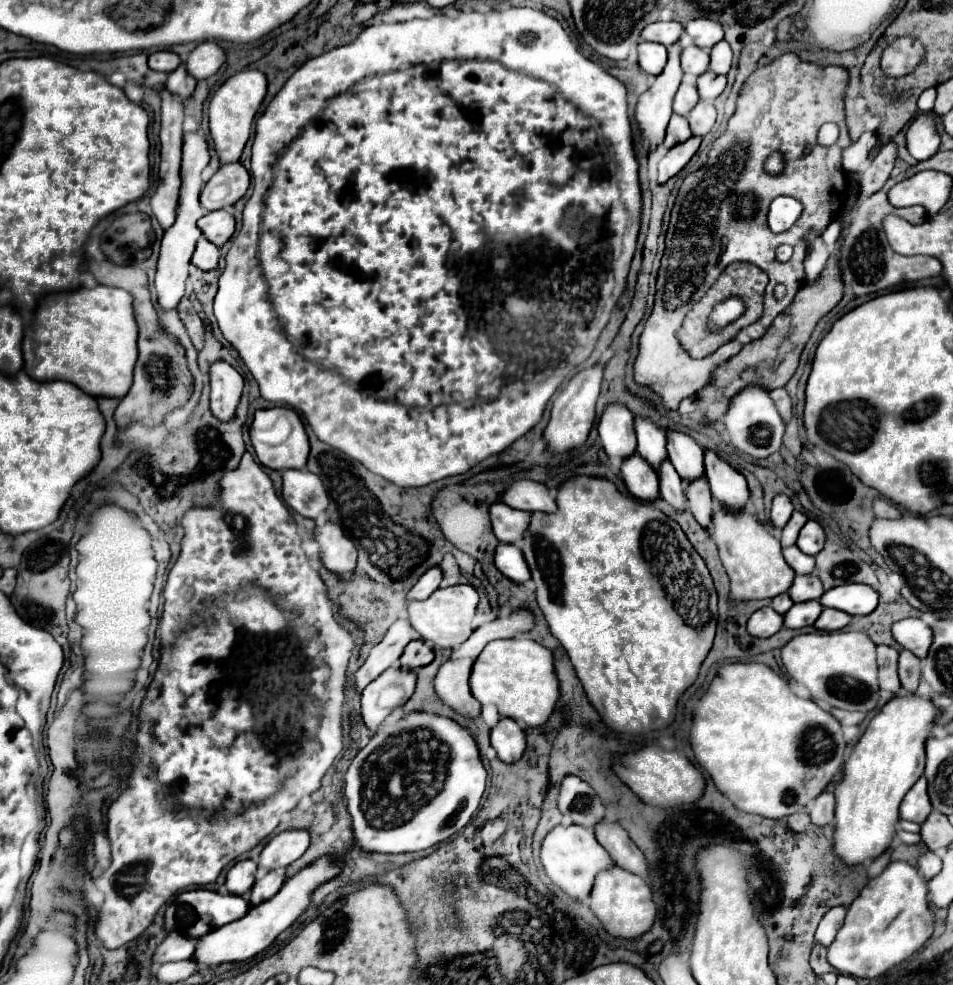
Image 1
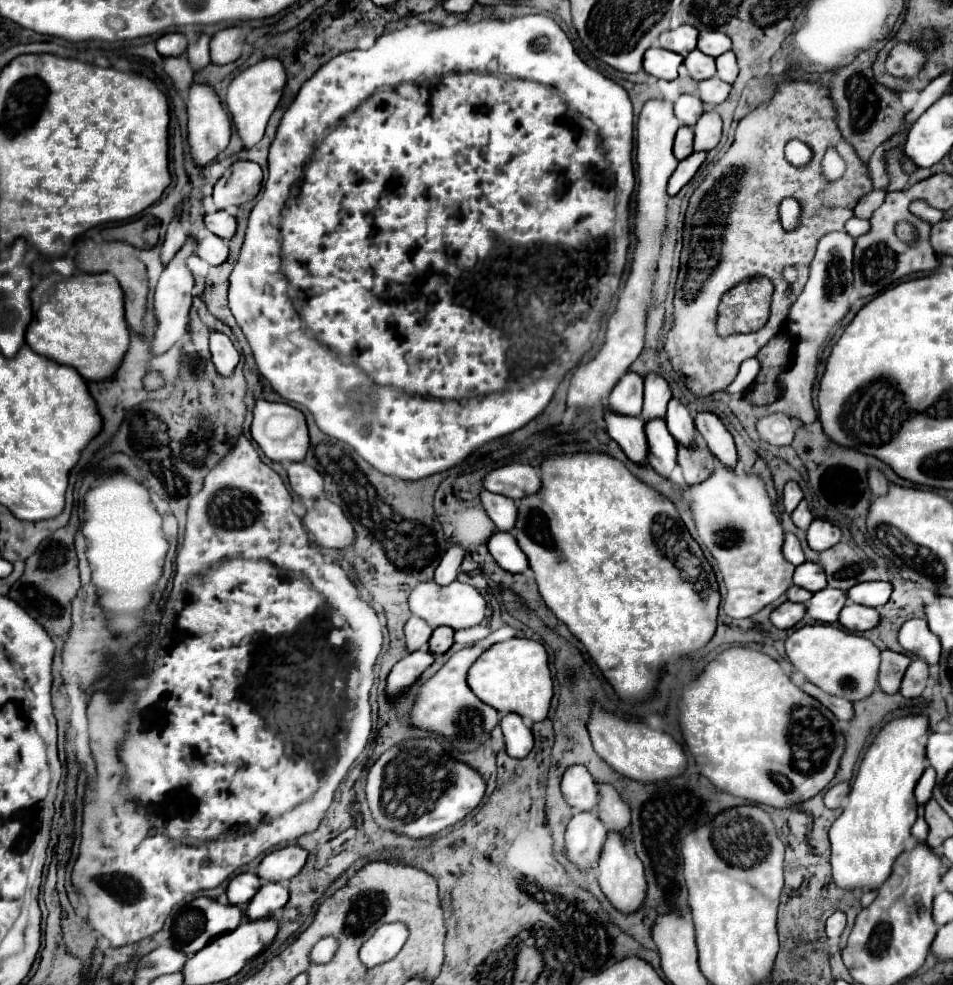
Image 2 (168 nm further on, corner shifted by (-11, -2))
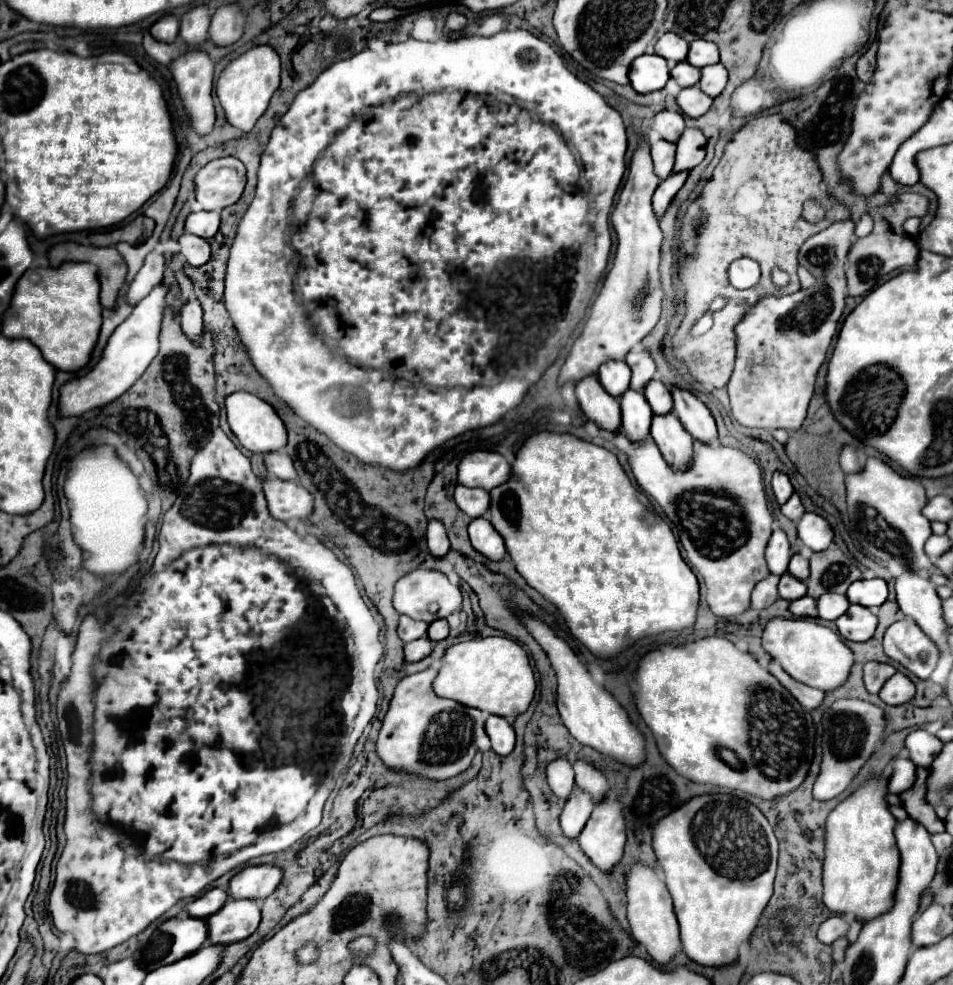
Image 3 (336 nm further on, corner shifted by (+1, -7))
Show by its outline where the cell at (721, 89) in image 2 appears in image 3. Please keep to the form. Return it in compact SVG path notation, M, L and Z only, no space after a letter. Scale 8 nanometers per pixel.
M699 87L681 89L681 93L677 95L677 105L679 105L679 109L681 109L685 115L693 117L693 119L705 115L705 113L709 111L711 103L713 103L713 99L707 97Z

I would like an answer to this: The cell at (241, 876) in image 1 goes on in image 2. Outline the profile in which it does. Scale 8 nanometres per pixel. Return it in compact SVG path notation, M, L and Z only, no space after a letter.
M245 872L245 874L237 874L227 888L227 896L229 902L235 906L247 906L249 900L257 894L257 890L261 888L261 878L257 874Z

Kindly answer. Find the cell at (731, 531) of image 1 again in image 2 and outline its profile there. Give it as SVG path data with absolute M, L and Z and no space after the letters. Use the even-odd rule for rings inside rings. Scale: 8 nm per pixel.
M717 464L713 478L701 482L701 486L687 488L687 496L691 500L697 532L717 560L727 584L727 600L723 606L727 616L749 618L793 586L795 566L783 556L785 534L773 514L765 486L757 476L723 470L723 466ZM727 532L735 534L733 546L729 548L723 546Z

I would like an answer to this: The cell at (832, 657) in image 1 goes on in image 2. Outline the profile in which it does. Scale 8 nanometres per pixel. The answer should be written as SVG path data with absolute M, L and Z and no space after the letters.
M803 626L785 640L785 652L797 672L827 694L859 702L869 698L879 684L881 650L867 638L835 626Z

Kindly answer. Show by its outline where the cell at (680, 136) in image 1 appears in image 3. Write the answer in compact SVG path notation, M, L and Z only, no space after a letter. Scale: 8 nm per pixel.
M663 139L651 145L651 157L653 157L653 169L659 179L667 179L673 171L673 159L675 159L675 145L665 143Z

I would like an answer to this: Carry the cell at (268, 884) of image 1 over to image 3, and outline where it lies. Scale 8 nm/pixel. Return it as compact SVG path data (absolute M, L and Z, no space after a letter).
M253 899L227 901L217 913L207 917L207 937L211 945L231 945L247 939L261 921L261 905Z

